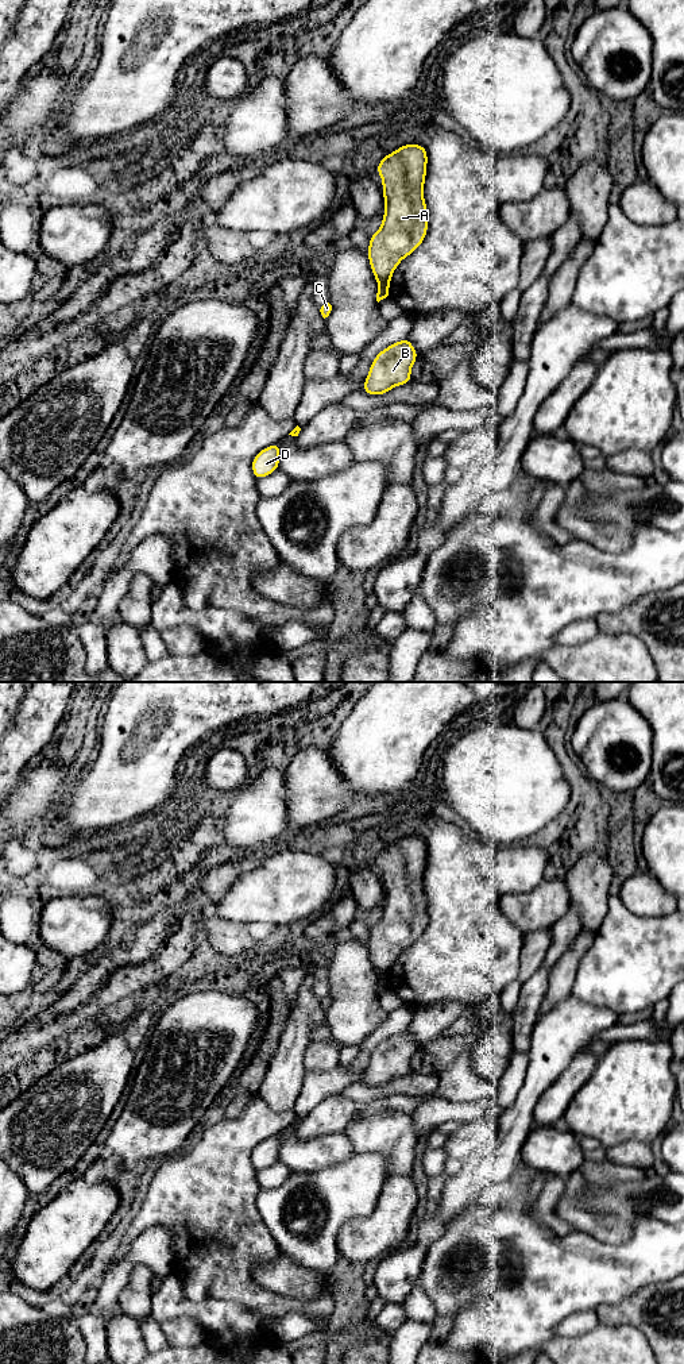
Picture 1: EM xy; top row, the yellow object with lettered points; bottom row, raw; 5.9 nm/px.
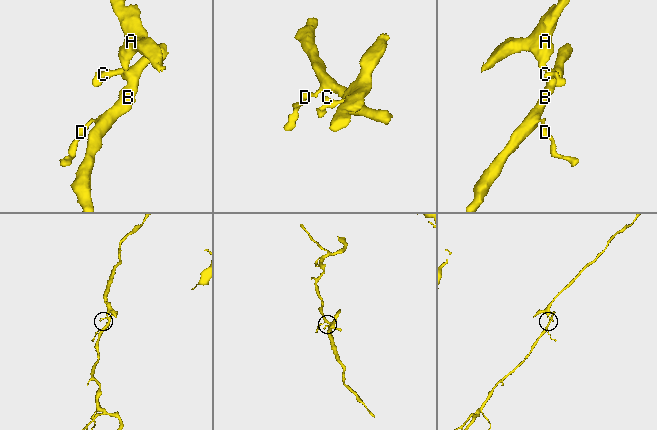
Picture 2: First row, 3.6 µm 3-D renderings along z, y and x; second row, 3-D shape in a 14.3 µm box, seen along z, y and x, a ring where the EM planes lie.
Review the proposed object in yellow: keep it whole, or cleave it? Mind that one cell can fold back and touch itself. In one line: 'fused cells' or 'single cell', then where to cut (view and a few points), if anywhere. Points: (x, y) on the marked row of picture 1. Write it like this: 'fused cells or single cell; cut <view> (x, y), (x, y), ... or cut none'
fused cells; cut xy (379, 289), (387, 295)

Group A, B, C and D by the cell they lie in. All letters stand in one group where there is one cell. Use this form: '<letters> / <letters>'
A / B C D

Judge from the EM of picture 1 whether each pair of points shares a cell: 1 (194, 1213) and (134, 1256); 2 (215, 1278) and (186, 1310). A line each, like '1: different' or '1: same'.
1: different
2: different

